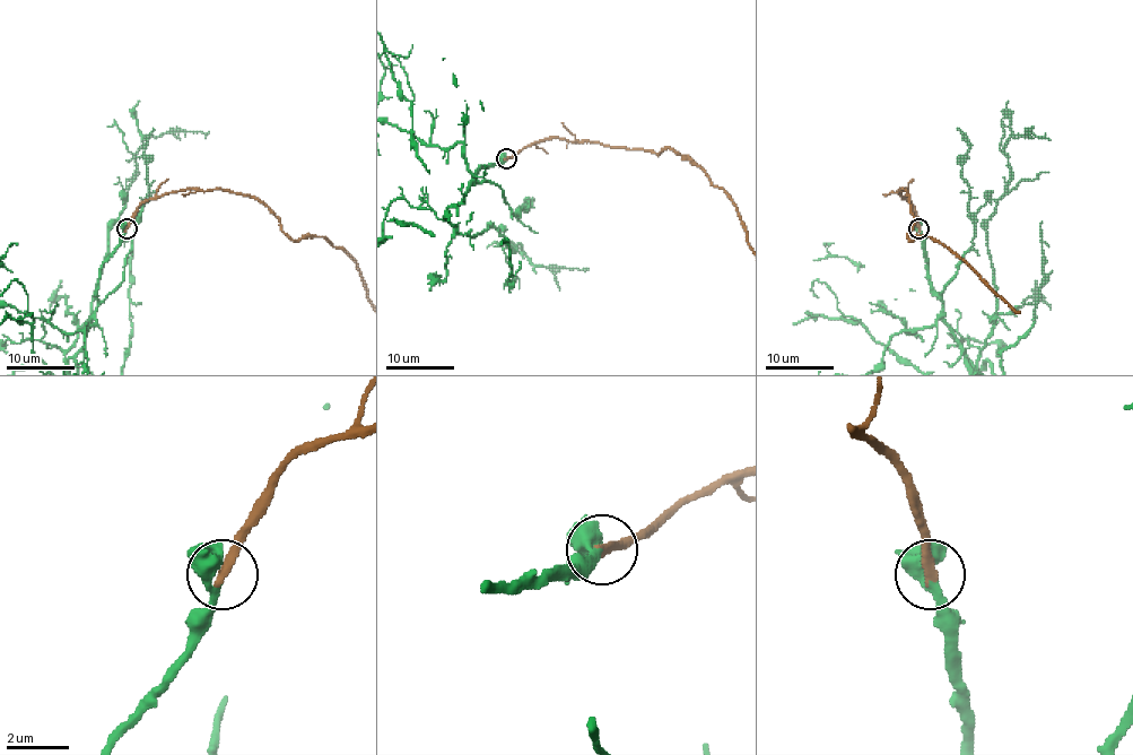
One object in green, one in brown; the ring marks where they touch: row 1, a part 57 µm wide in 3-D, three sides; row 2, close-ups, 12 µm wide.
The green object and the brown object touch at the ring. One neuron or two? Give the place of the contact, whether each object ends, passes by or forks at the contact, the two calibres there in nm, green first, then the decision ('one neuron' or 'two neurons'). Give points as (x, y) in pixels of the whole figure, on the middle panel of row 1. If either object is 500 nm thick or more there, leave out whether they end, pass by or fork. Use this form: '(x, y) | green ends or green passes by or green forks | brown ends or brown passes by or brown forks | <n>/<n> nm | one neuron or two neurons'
(506, 158) | green passes by | brown ends | 240/320 nm | one neuron

